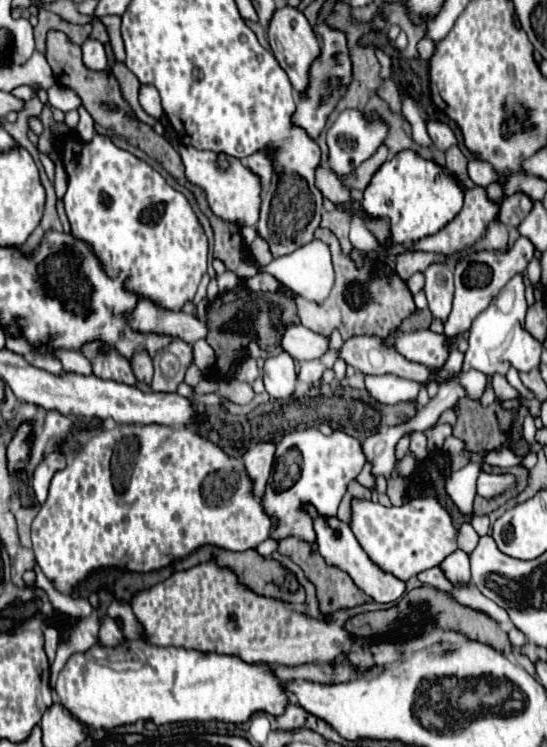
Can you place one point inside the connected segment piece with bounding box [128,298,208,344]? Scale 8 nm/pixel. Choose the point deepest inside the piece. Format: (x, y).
(148, 318)

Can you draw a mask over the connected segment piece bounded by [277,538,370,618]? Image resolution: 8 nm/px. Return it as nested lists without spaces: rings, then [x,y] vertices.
[[[286,538],[286,540],[279,541],[277,551],[282,555],[288,556],[294,564],[298,564],[304,570],[306,578],[316,586],[316,598],[318,598],[318,604],[320,604],[320,612],[326,618],[330,618],[336,610],[354,608],[354,606],[370,602],[370,598],[352,582],[352,578],[344,570],[340,570],[336,566],[328,566],[318,552],[312,551],[310,544],[300,542],[296,538]]]

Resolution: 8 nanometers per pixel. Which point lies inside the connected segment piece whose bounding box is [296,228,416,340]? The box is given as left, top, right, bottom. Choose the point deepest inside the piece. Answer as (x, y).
(372, 301)

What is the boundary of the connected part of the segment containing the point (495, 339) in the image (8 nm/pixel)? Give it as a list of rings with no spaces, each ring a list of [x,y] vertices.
[[[516,274],[500,292],[498,296],[490,302],[490,306],[486,310],[482,310],[476,320],[472,322],[470,326],[470,338],[468,338],[468,350],[465,352],[462,370],[470,370],[470,368],[476,368],[476,370],[482,370],[484,374],[492,376],[494,372],[498,374],[506,374],[510,364],[508,362],[500,362],[500,358],[496,358],[496,348],[506,340],[508,332],[512,332],[512,328],[516,326],[516,320],[518,324],[524,322],[524,316],[526,316],[526,310],[528,310],[528,304],[526,304],[526,298],[524,298],[524,274]]]

